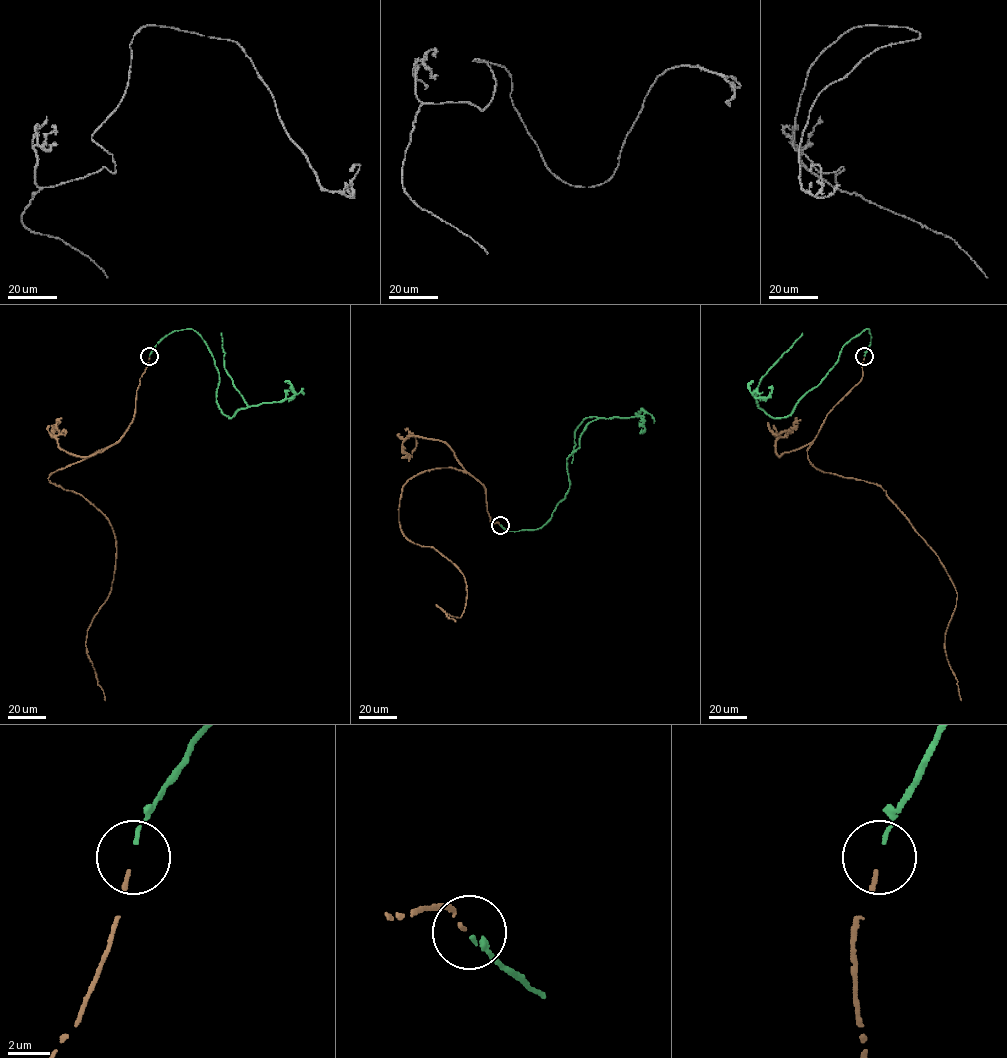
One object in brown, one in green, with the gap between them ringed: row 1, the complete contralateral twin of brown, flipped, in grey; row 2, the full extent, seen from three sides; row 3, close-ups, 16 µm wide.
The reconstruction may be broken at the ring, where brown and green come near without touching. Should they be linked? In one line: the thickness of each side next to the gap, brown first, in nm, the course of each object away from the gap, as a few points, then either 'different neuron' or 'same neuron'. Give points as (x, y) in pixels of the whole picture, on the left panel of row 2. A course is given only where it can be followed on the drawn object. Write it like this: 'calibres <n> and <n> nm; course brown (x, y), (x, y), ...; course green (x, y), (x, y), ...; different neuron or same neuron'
calibres 200 and 200 nm; course brown (149, 358), (123, 436), (48, 478), (82, 495), (115, 535), (111, 589), (85, 643), (105, 700); course green (150, 355), (167, 335), (194, 330), (219, 373), (216, 402), (230, 418), (247, 406), (225, 368), (221, 333); same neuron

